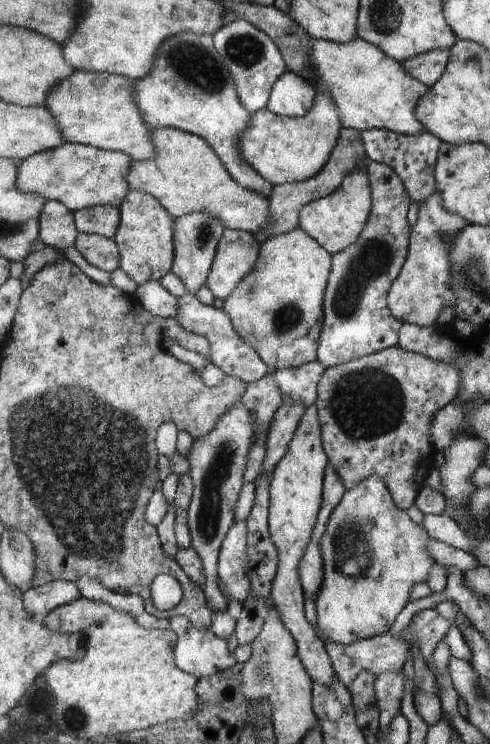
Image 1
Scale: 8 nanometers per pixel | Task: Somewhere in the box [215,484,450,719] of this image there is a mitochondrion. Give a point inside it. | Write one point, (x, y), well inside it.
(355, 557)

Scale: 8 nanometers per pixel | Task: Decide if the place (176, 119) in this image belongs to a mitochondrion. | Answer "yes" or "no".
no

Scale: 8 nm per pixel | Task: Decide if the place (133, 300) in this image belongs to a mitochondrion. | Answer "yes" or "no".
no

